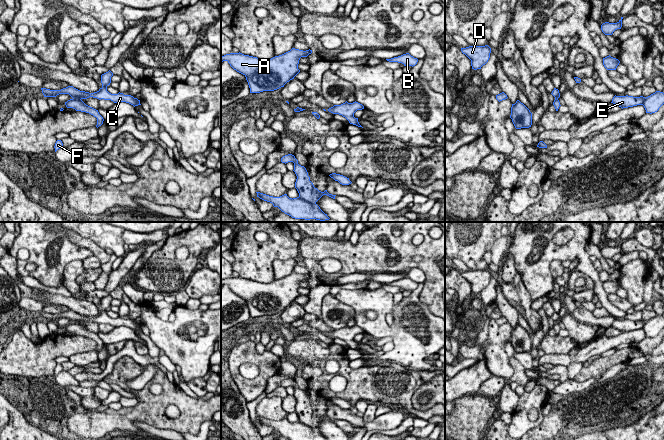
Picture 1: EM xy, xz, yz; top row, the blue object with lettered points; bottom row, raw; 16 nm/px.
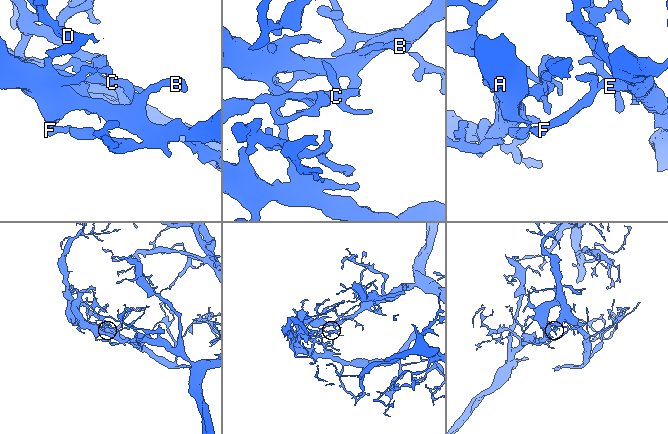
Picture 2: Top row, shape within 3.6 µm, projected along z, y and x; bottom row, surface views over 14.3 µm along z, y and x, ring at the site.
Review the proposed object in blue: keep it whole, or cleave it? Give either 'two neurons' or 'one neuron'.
two neurons

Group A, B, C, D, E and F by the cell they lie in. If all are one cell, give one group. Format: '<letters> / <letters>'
A B D E F / C

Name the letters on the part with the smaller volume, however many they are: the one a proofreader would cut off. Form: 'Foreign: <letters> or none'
Foreign: C

